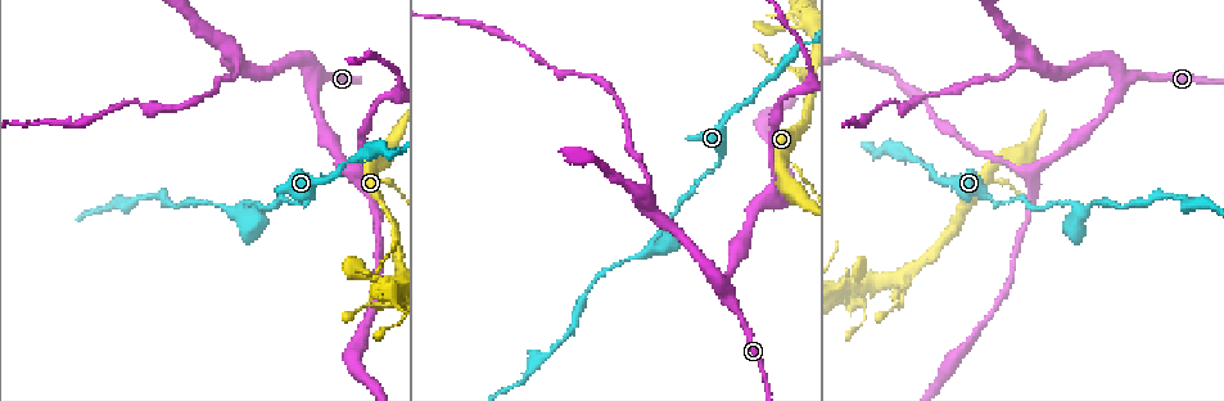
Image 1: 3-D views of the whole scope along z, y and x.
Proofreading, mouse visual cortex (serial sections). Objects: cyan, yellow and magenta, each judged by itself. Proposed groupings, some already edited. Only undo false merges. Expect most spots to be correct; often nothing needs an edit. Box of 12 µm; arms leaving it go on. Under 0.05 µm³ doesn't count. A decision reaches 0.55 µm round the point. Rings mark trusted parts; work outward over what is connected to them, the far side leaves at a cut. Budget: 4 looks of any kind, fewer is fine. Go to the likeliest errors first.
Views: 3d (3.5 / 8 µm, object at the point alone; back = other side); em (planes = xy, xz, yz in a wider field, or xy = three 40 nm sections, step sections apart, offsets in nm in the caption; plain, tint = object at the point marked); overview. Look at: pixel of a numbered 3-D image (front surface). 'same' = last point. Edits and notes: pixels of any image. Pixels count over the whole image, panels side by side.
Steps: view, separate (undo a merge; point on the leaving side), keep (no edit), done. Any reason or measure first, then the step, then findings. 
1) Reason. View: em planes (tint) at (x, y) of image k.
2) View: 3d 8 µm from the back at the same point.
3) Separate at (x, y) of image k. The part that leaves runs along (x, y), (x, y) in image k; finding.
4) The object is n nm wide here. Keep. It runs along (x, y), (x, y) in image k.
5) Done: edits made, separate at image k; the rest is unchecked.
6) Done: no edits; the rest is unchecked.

Thin neck. View: 3d 3.5 µm at (1003, 200) of image 1.

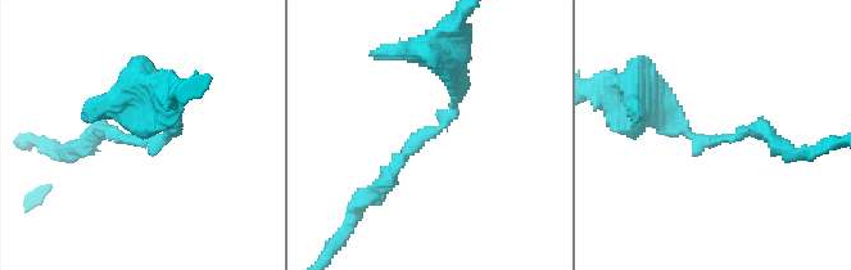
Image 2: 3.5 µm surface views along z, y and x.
The arms are 150, 250 nm wide; now the EM. View: em planes (tint) at (149, 138) of image 2.

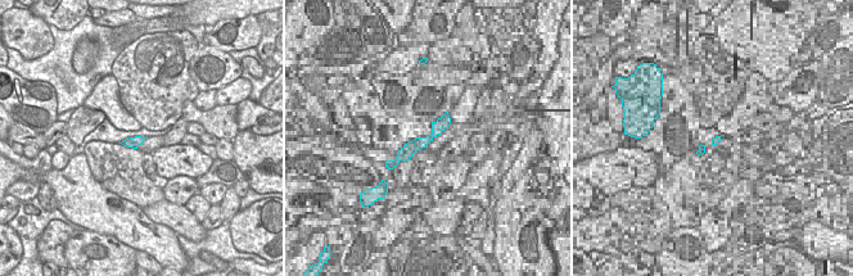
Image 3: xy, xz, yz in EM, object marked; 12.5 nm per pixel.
Keep. It runs along (451, 68), (455, 111), (376, 190) in image 2; one cell here.

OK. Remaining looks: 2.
Abrupt turn. View: 3d 3.5 µm at (655, 247) of image 1.

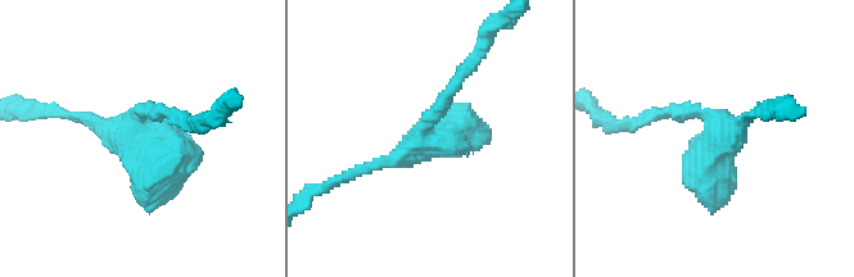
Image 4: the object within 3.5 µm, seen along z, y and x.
Keep. It runs along (464, 75), (424, 140), (353, 172) in image 4; all the same cell.

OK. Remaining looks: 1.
Done: no edits; the rest is unchecked.

